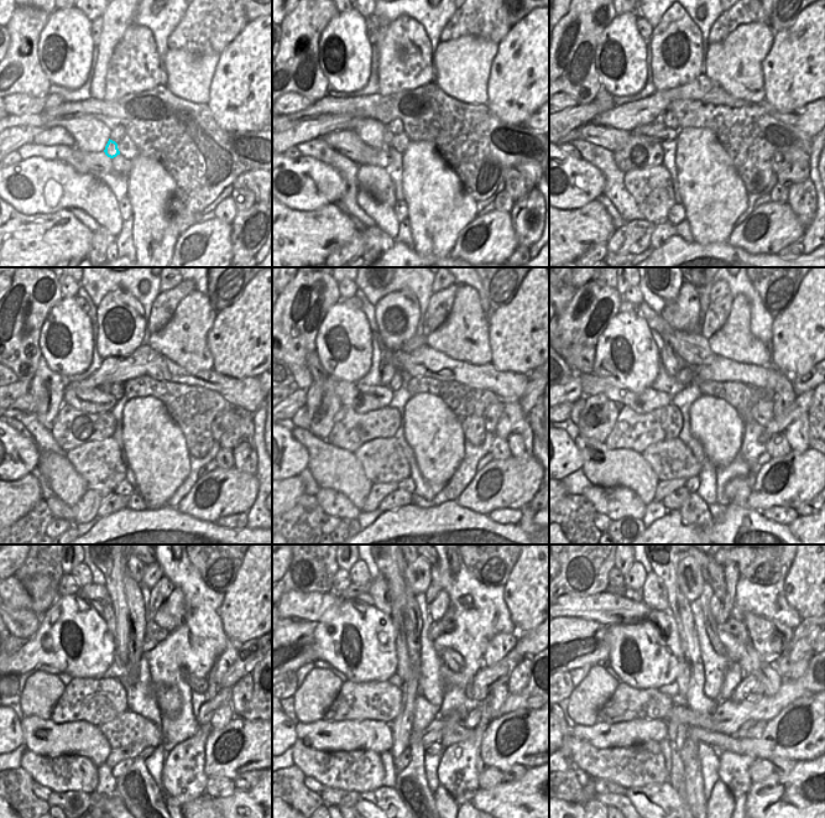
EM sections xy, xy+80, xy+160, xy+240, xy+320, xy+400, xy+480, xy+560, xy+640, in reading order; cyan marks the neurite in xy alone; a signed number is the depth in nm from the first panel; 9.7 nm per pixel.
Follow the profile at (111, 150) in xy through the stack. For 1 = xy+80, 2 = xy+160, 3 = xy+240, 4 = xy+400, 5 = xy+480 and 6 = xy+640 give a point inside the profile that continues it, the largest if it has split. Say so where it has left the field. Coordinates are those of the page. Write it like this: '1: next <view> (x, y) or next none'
1: next xy+80 (388, 136)
2: next xy+160 (658, 121)
3: next xy+240 (105, 387)
4: next xy+400 (668, 360)
5: next xy+480 (108, 614)
6: next xy+640 (653, 592)

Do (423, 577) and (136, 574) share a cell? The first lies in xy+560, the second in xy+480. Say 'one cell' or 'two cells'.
two cells

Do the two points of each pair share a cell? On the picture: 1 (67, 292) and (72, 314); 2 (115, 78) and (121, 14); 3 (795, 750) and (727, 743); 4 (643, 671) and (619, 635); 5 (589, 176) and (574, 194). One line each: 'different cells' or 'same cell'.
1: different cells
2: different cells
3: same cell
4: same cell
5: same cell

